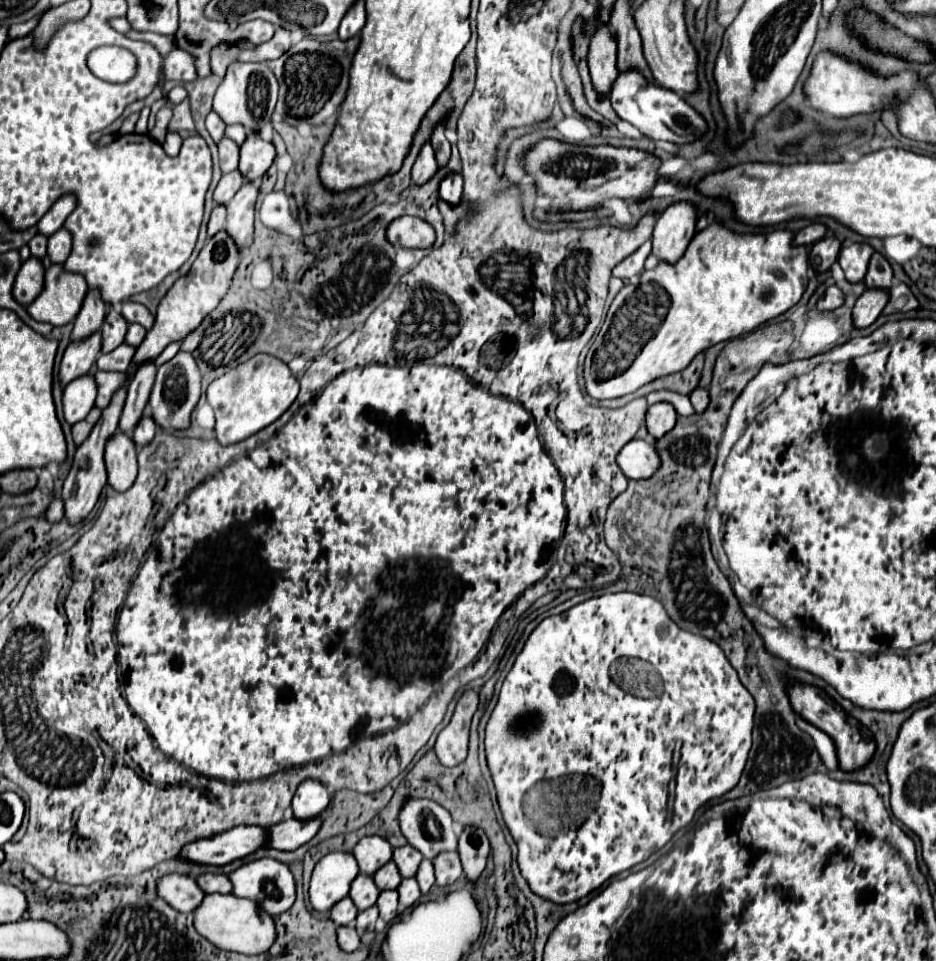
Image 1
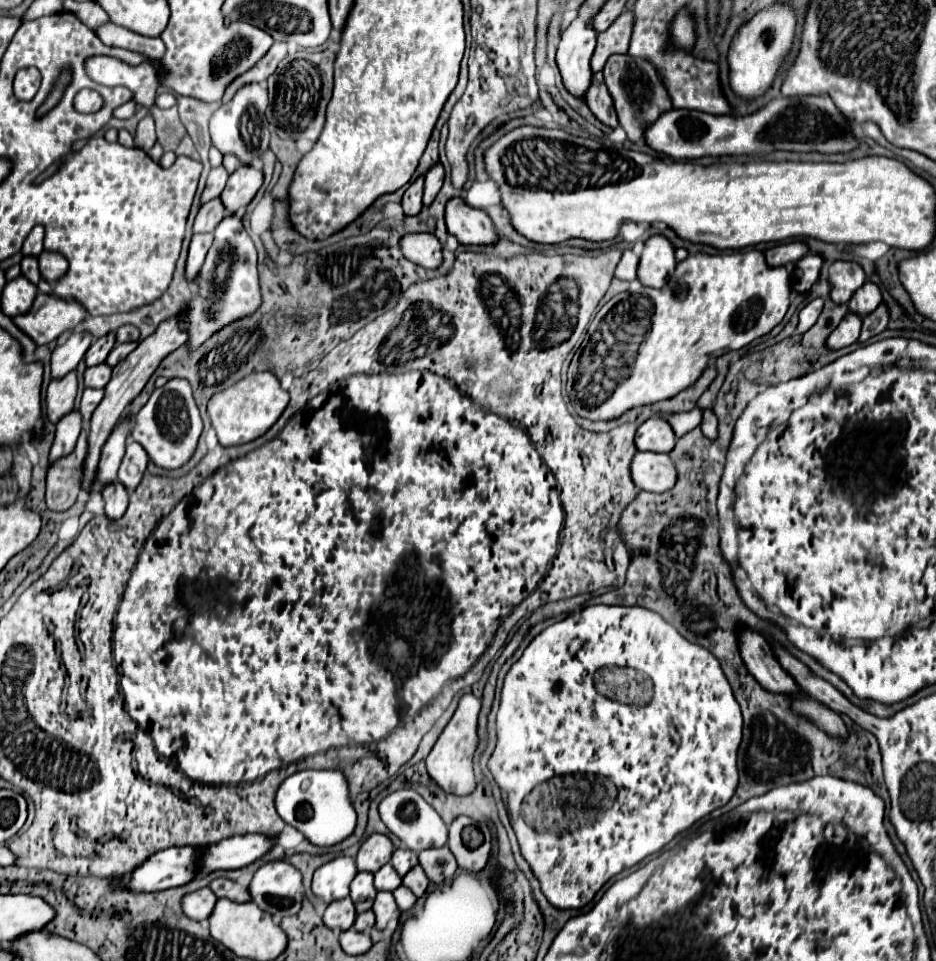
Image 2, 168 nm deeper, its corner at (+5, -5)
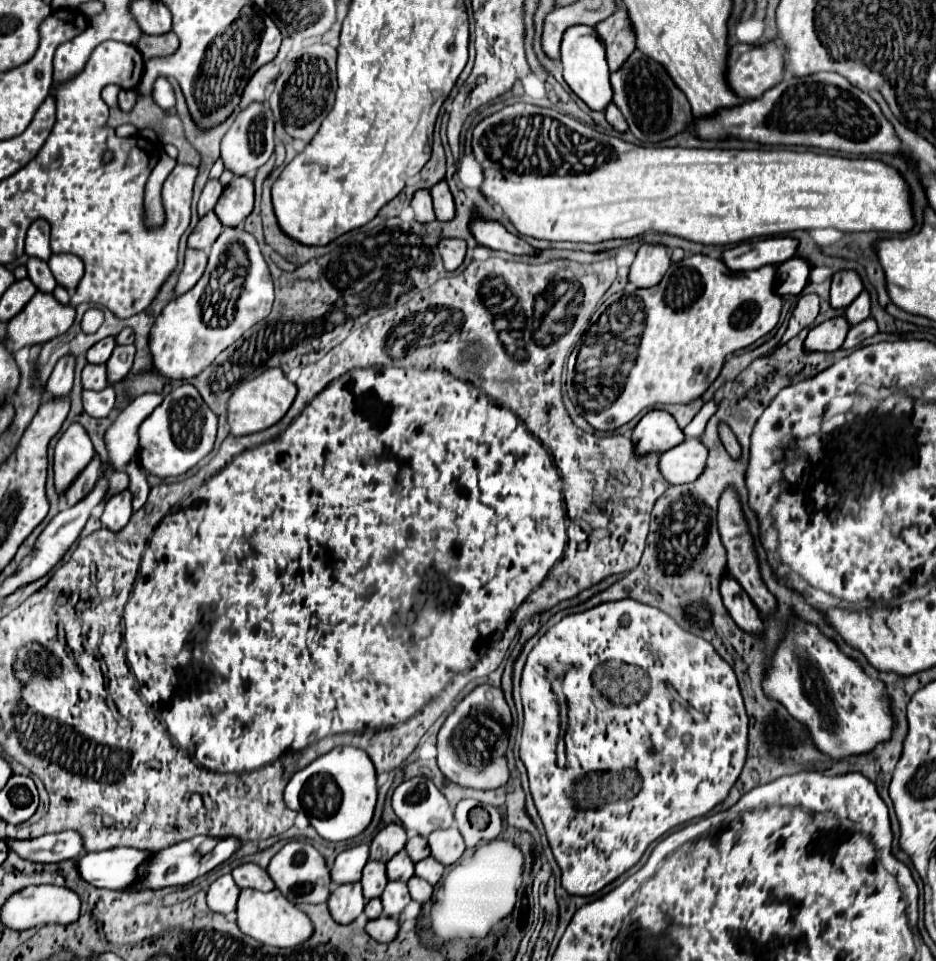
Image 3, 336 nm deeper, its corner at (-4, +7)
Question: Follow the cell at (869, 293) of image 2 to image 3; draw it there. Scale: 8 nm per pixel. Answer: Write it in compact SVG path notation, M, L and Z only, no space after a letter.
M861 291L861 295L845 309L845 315L847 315L847 321L851 325L857 325L859 321L867 319L871 313L871 297L869 297L869 291Z

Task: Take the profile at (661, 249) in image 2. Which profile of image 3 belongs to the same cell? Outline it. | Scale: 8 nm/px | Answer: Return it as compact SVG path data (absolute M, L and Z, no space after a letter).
M643 243L629 271L631 285L643 289L657 285L671 265L671 255L661 243Z

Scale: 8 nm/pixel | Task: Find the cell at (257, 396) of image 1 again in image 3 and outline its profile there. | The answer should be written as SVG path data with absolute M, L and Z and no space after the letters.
M269 367L265 369L265 373L257 375L255 379L241 383L233 391L227 403L227 419L231 425L231 433L233 435L251 435L251 433L257 433L257 431L263 431L275 425L291 407L295 395L297 395L295 383L291 383L279 367Z

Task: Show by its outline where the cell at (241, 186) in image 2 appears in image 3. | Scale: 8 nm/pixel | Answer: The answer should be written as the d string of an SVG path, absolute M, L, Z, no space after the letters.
M233 177L223 189L215 213L225 227L241 225L253 211L253 177Z

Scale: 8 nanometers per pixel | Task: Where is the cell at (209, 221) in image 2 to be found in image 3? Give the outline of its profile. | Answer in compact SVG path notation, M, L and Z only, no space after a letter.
M209 211L209 215L203 215L199 219L199 223L195 225L193 233L189 235L189 241L187 245L193 247L193 249L203 249L203 251L209 251L213 241L219 237L219 233L223 231L221 227L221 221L217 219L215 211Z

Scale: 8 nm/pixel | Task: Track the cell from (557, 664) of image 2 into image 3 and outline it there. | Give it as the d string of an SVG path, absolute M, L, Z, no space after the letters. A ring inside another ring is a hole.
M629 597L601 603L583 613L567 615L557 625L549 627L531 649L523 667L521 703L525 721L519 757L523 765L529 767L527 773L531 797L543 821L555 861L561 869L561 885L571 895L593 895L601 891L621 873L631 869L641 859L645 849L669 829L709 813L729 795L745 765L749 717L735 671L721 659L721 655L717 655L709 641L685 631L661 609L637 603ZM609 659L649 663L645 669L651 679L651 689L645 699L629 707L615 705L593 687L591 675L595 667ZM549 663L569 667L563 677L563 691L569 705L569 725L567 735L563 737L563 765L557 761L561 709L559 699L551 689L547 671Z

